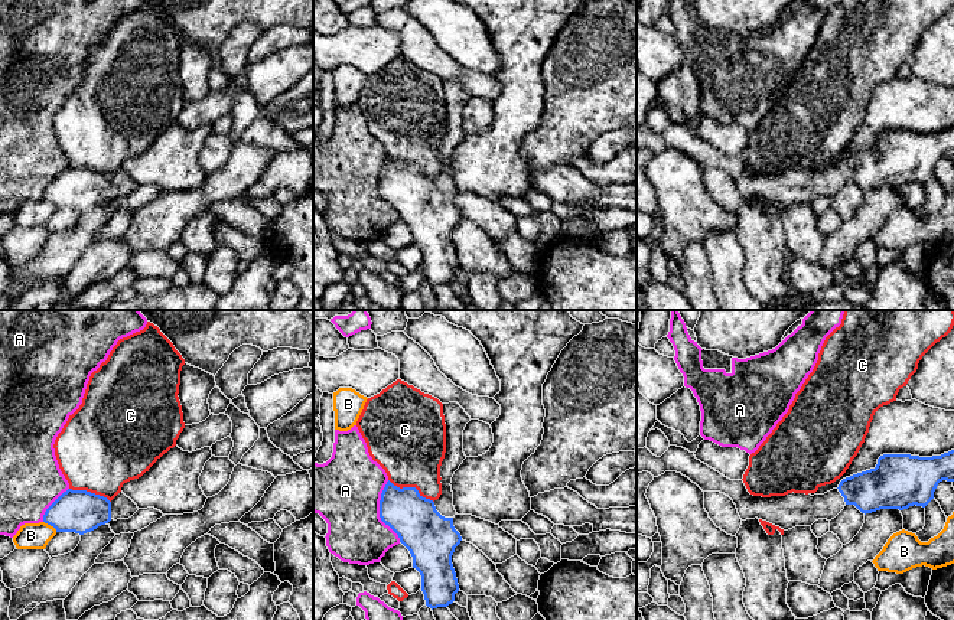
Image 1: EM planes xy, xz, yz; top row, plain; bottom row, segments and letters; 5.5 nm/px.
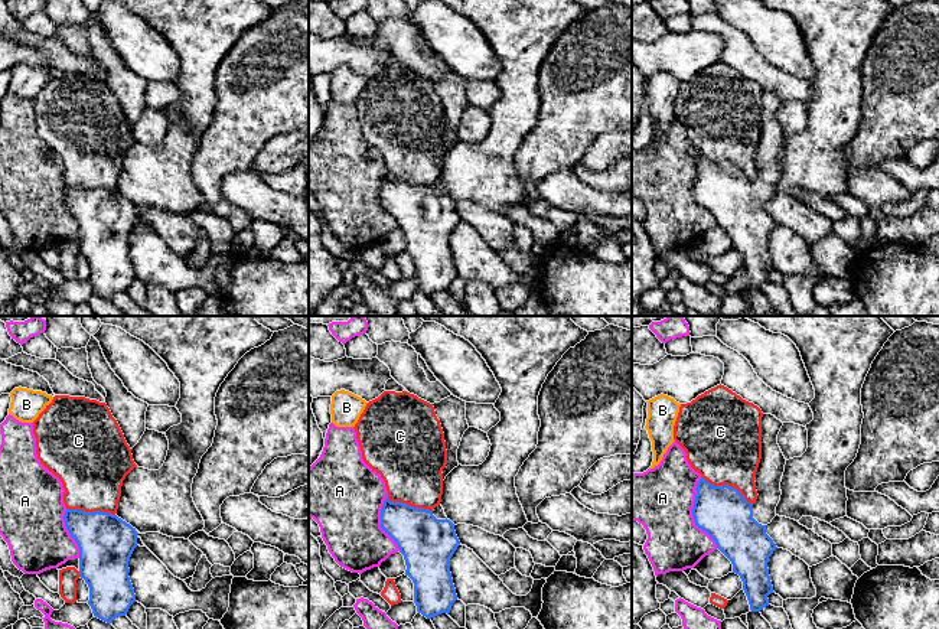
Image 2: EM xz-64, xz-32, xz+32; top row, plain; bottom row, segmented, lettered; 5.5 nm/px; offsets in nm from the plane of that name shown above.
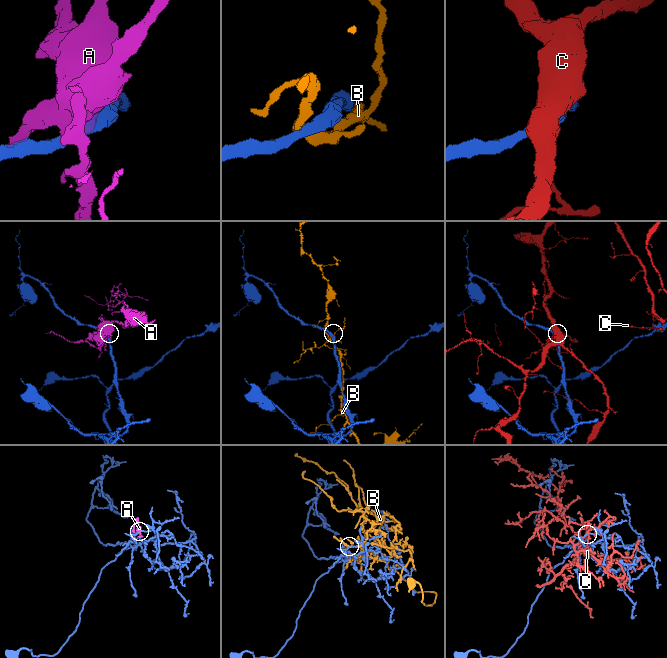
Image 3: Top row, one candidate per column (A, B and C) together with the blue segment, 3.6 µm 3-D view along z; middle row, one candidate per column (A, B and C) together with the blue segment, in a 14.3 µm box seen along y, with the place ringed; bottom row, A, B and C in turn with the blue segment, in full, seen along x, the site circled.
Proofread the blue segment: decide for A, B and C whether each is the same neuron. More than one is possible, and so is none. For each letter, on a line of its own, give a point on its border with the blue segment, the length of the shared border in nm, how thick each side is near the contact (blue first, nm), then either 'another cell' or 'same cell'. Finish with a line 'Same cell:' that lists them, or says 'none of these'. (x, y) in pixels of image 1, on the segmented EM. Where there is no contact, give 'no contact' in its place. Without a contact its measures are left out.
A: xz (380, 511) | 360 nm | 260/400 nm | another cell
B: xy (51, 525) | 100 nm | 240/140 nm | another cell
C: xz (412, 488) | 280 nm | 280/400 nm | another cell
Same cell: none of these

